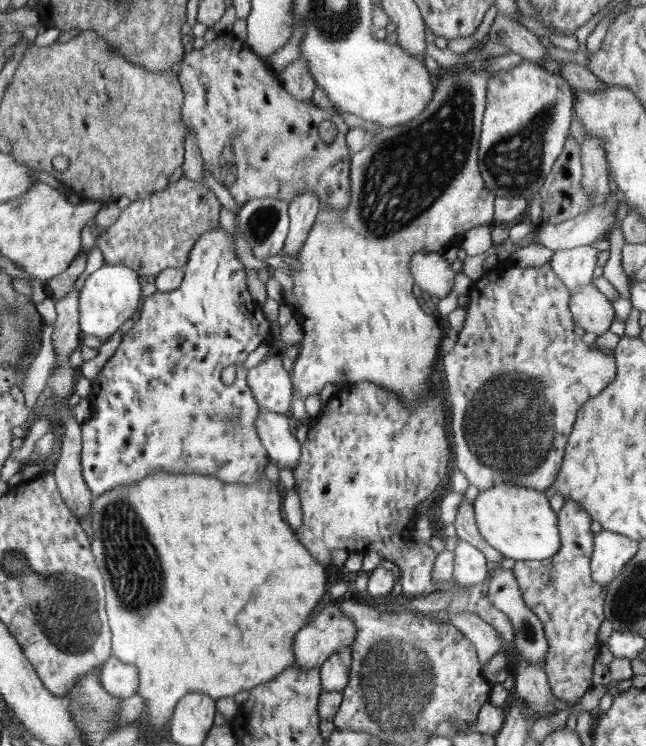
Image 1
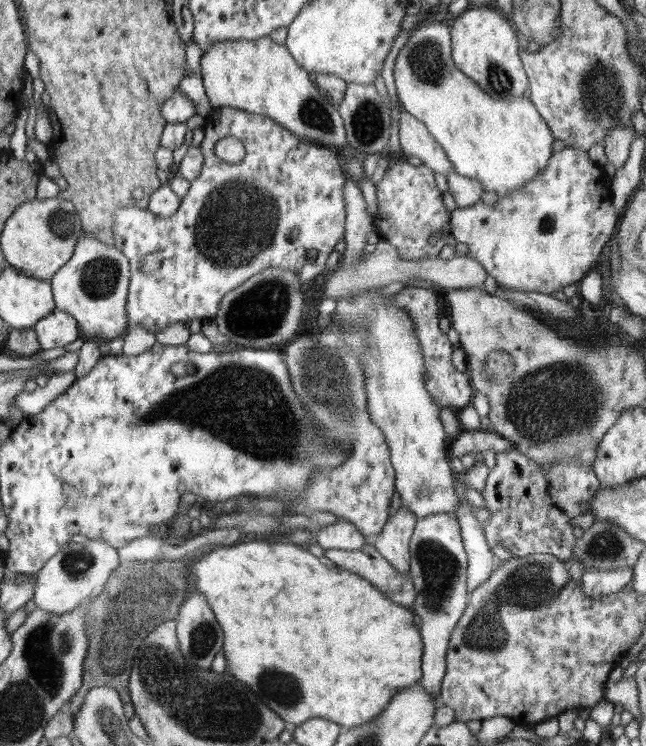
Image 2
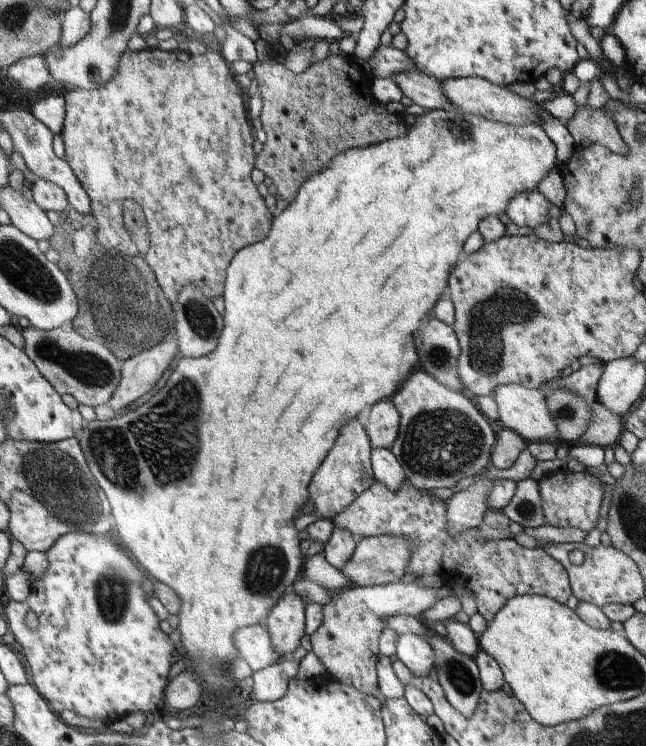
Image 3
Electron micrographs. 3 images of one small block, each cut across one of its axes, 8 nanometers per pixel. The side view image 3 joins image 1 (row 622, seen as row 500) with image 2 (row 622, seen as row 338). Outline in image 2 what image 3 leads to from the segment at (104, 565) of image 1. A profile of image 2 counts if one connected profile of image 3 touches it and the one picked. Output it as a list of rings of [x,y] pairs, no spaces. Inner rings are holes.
[[[237,542],[233,546],[215,546],[205,548],[205,552],[191,564],[191,576],[193,576],[193,592],[199,590],[207,602],[211,602],[211,610],[215,610],[215,618],[219,618],[219,626],[223,626],[223,656],[227,662],[227,670],[231,676],[241,680],[249,686],[271,710],[291,724],[303,724],[311,718],[325,718],[331,722],[337,722],[343,730],[361,726],[369,720],[373,720],[379,712],[385,710],[389,700],[403,688],[409,688],[417,684],[423,676],[421,670],[421,656],[423,656],[423,644],[419,636],[419,628],[413,626],[413,612],[411,608],[403,608],[389,598],[385,598],[379,588],[375,588],[371,582],[365,582],[357,574],[349,574],[345,570],[339,570],[335,564],[331,564],[325,558],[315,558],[307,552],[305,546],[295,544],[273,544],[273,542]]]

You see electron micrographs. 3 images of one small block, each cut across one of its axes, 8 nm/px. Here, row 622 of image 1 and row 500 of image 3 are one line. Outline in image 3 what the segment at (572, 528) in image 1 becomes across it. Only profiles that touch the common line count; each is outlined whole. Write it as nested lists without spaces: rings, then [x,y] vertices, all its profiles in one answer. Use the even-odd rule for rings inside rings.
[[[561,468],[553,474],[547,474],[537,482],[541,502],[543,502],[543,516],[545,516],[545,526],[559,526],[559,528],[579,528],[585,532],[591,532],[597,526],[599,520],[599,504],[603,498],[603,482],[599,482],[595,476],[587,472],[569,472],[567,468]]]

